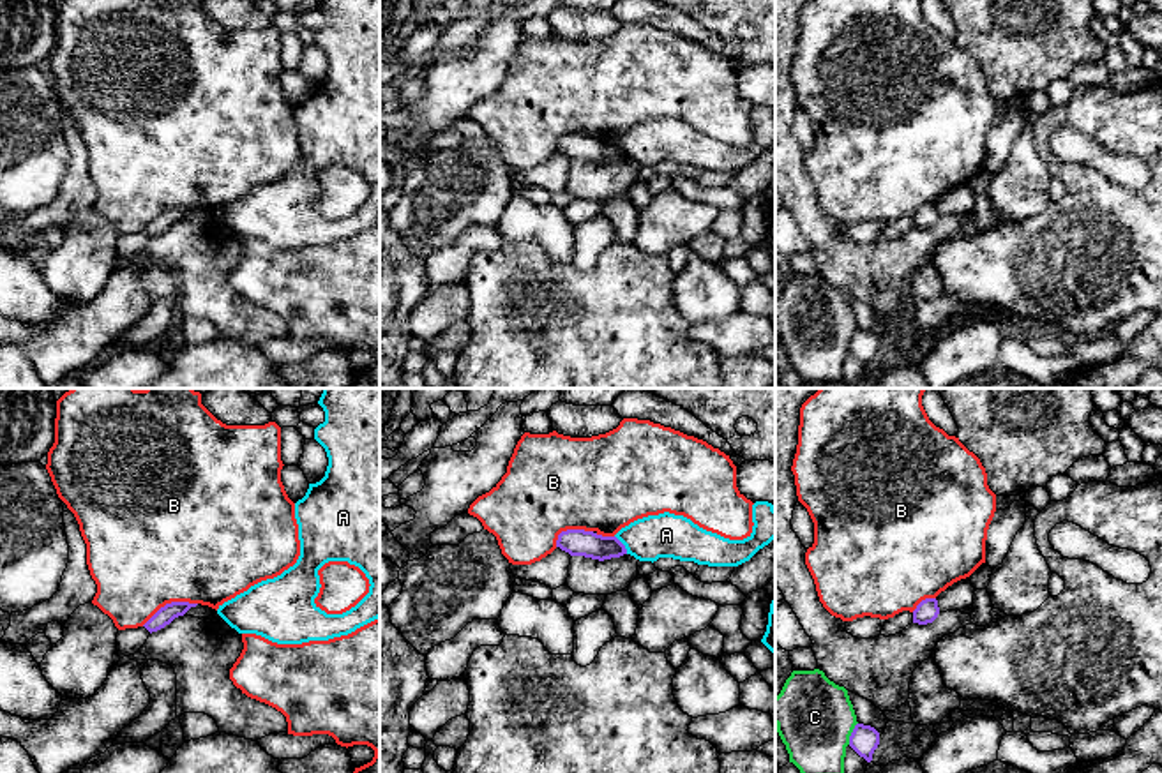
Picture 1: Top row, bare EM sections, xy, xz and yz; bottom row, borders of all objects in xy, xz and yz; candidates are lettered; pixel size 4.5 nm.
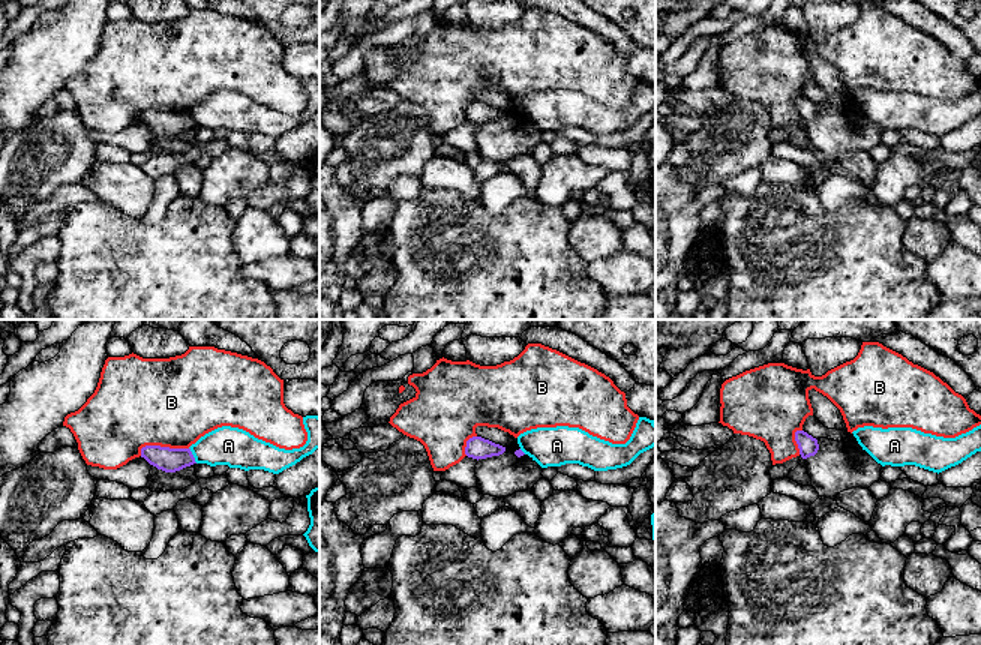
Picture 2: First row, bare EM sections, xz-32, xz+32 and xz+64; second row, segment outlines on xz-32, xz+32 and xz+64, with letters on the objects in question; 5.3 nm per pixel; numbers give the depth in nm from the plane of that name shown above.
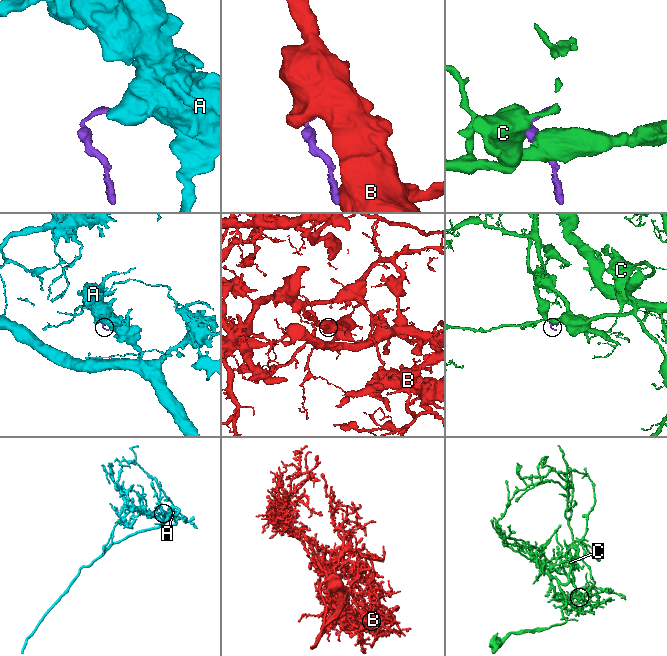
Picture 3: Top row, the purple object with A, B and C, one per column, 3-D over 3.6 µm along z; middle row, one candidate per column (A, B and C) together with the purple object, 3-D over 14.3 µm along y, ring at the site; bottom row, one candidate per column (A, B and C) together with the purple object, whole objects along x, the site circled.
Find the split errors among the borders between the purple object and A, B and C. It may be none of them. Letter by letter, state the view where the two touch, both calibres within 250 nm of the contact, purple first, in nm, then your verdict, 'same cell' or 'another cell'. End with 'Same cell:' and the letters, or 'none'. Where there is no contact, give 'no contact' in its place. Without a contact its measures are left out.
A: xz | 130/200 nm | another cell
B: xy | 80/500 nm | another cell
C: yz | 140/360 nm | another cell
Same cell: none

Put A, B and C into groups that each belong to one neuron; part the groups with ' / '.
A / B / C

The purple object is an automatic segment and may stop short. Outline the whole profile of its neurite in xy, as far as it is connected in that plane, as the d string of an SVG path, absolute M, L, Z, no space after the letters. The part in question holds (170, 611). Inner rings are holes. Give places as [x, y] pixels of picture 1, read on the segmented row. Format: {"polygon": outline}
{"polygon": "M171 602L161 607L143 627L152 634L166 625L170 625L175 618L184 616L191 607L198 604L189 602Z"}

